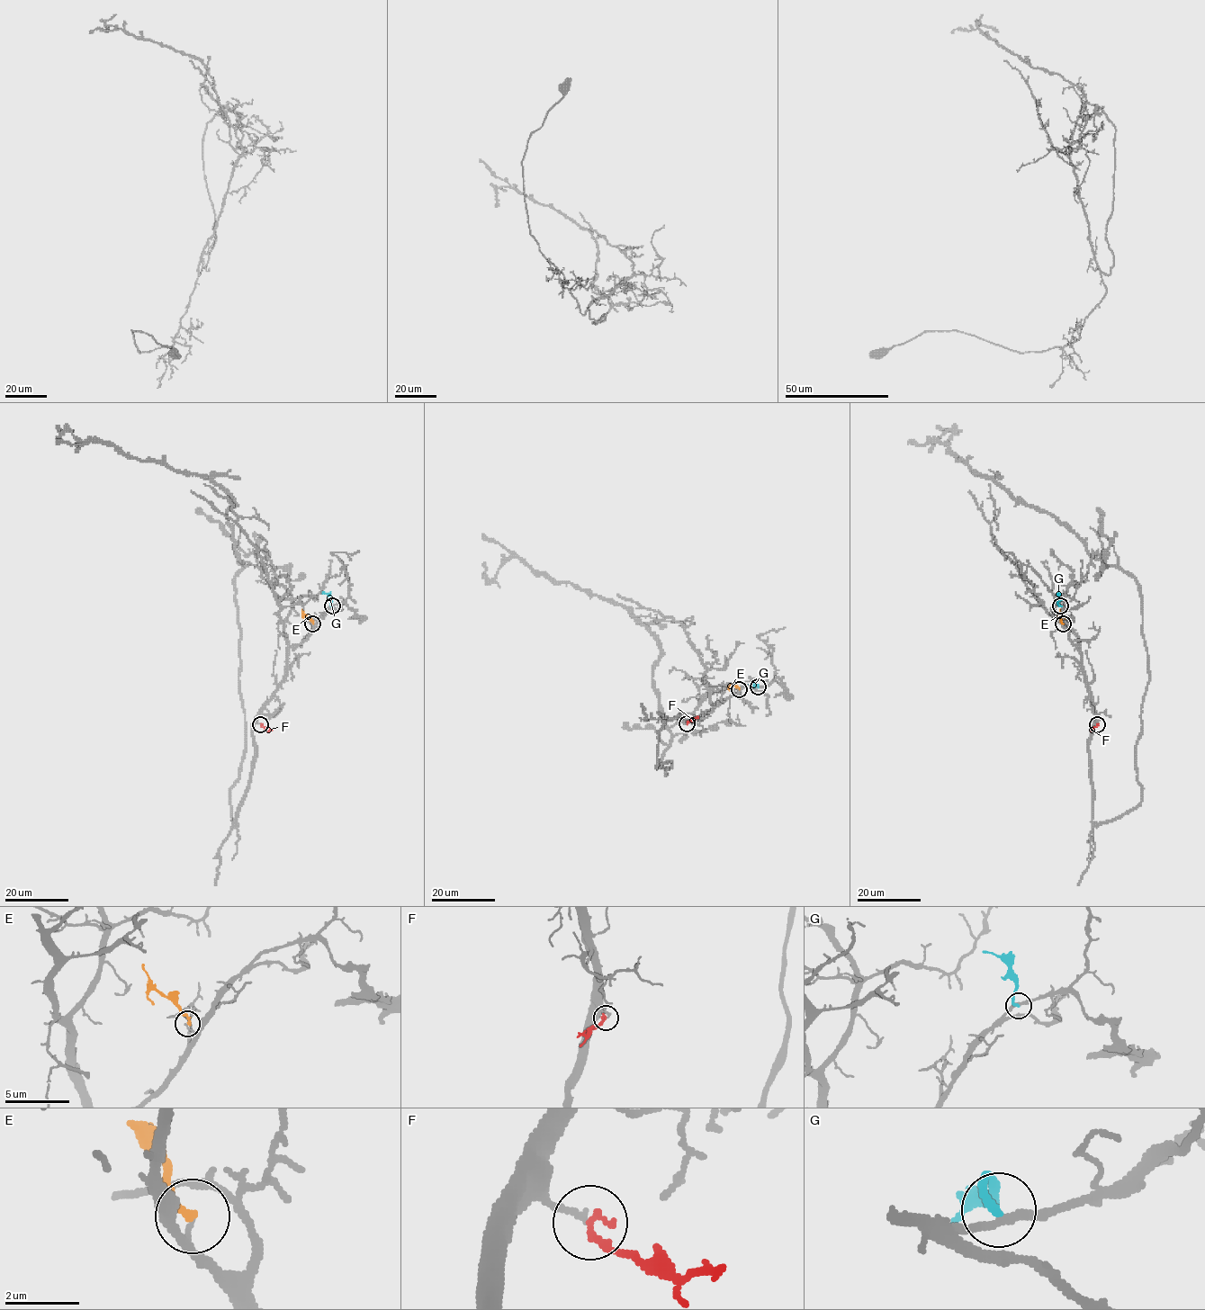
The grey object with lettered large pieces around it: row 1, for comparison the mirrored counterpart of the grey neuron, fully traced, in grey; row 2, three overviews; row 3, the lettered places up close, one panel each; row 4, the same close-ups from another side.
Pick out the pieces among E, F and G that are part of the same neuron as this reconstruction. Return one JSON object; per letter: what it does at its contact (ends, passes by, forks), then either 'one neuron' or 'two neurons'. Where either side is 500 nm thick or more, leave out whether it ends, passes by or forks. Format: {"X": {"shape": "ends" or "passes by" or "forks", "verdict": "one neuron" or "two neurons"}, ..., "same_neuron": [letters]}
{"E": {"shape": "ends", "verdict": "two neurons"}, "F": {"shape": "ends", "verdict": "one neuron"}, "G": {"shape": "ends", "verdict": "two neurons"}, "same_neuron": ["F"]}

